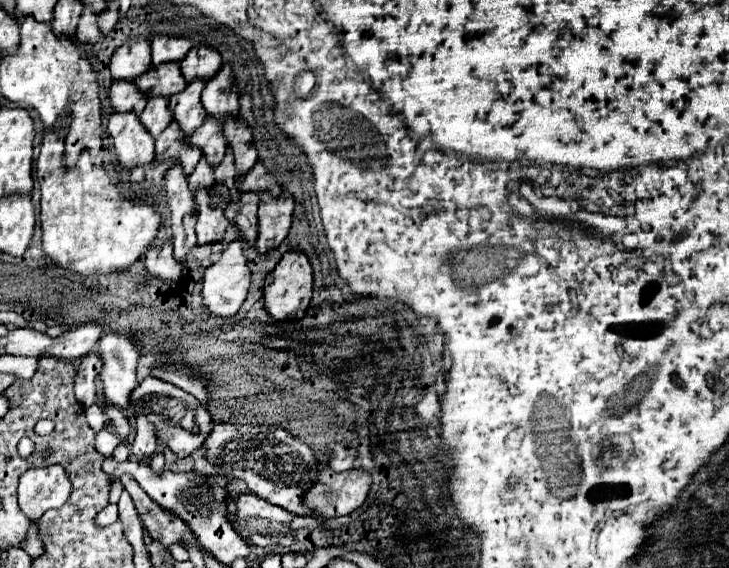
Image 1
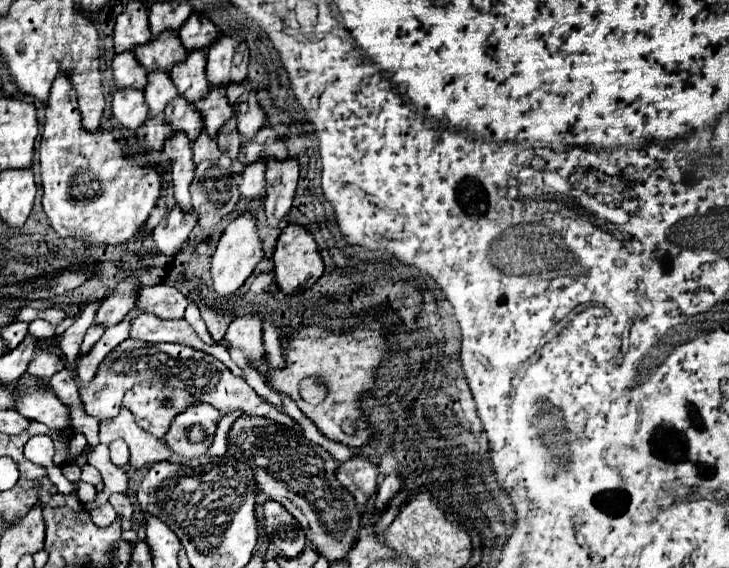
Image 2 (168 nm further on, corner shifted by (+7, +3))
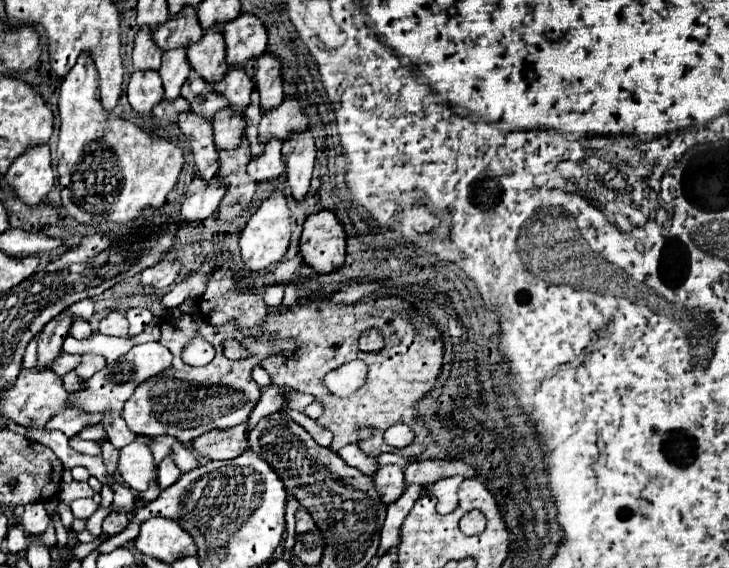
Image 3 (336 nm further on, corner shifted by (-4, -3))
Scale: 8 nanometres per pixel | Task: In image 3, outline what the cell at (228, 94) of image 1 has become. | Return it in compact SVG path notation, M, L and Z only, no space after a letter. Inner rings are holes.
M240 14L238 18L226 22L226 60L230 66L246 64L250 58L256 58L266 52L266 26L254 14Z

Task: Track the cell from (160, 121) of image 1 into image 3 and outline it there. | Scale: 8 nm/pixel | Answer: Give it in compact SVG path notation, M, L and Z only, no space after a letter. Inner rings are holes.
M180 46L176 50L166 50L162 54L160 76L164 82L166 100L176 100L180 96L180 88L188 74L190 74L190 64L188 64L188 56L186 56L186 48Z

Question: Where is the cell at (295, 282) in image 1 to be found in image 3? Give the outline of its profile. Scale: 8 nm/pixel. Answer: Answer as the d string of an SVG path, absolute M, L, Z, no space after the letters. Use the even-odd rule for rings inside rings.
M320 210L304 222L300 252L304 260L322 274L334 272L344 264L346 232L336 212Z

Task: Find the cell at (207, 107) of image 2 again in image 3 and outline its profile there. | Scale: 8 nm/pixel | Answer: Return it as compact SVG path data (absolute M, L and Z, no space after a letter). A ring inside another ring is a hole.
M230 66L224 78L216 84L216 90L220 90L220 94L224 94L230 100L236 112L242 112L250 104L254 82L246 74L244 66Z

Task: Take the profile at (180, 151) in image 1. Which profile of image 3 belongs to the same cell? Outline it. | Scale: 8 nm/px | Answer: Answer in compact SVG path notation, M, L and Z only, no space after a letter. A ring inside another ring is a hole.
M190 70L184 88L182 88L182 96L190 102L192 112L204 114L204 118L212 118L218 110L222 110L228 100L214 90L214 84L206 82L198 72Z

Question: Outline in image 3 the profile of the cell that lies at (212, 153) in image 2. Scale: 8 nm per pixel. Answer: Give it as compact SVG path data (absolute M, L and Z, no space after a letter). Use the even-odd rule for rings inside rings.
M232 106L218 110L212 118L214 124L214 140L218 150L234 150L240 144L240 136L244 132L244 112L234 112Z

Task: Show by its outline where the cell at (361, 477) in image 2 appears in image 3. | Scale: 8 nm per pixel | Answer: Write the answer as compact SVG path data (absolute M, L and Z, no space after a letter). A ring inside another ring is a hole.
M390 464L388 466L380 466L380 470L372 478L374 478L376 490L384 496L386 504L396 502L406 490L404 468L400 468L400 466L390 466Z

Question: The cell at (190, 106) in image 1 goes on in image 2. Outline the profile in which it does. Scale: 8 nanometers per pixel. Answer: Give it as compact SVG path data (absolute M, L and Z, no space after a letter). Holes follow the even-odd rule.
M189 52L185 64L179 64L171 72L171 80L187 102L195 104L205 98L209 84L205 84L205 52Z

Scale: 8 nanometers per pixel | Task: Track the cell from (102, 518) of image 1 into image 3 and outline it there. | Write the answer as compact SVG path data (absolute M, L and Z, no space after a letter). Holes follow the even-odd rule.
M110 512L102 522L102 530L106 534L110 534L110 536L116 536L126 528L126 524L128 524L128 518L126 518L124 512L120 512L120 514L118 512Z

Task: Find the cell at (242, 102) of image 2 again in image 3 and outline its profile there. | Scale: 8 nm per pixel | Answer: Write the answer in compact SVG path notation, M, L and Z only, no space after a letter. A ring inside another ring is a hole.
M264 52L262 56L248 60L246 70L248 70L248 74L252 74L252 78L256 82L256 88L260 92L260 100L262 100L262 110L272 110L272 108L280 106L280 102L284 100L280 58L276 58L270 52Z

